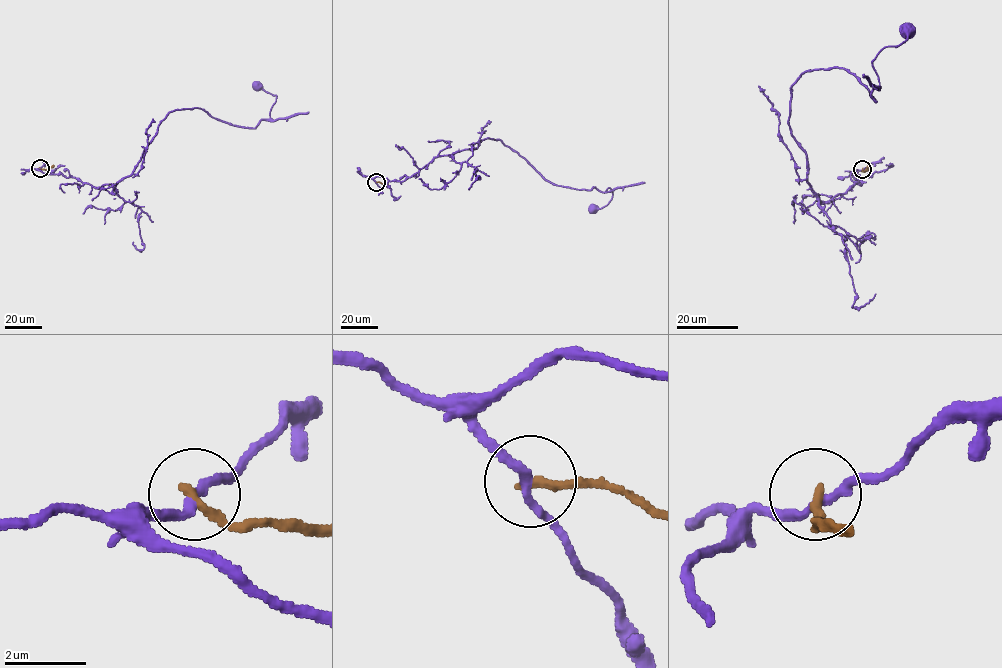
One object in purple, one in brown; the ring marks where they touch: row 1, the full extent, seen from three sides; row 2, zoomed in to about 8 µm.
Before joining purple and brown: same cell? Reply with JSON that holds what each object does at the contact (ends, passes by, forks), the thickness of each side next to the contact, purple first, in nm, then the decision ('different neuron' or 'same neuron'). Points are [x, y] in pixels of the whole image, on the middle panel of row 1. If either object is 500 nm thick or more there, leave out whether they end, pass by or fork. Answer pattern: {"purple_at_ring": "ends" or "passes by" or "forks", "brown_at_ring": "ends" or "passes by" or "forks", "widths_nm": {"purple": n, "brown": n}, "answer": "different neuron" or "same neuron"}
{"purple_at_ring": "passes by", "brown_at_ring": "ends", "widths_nm": {"purple": 200, "brown": 220}, "answer": "different neuron"}

